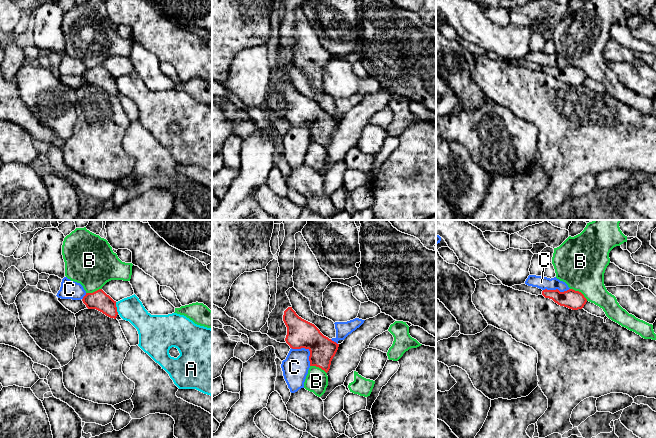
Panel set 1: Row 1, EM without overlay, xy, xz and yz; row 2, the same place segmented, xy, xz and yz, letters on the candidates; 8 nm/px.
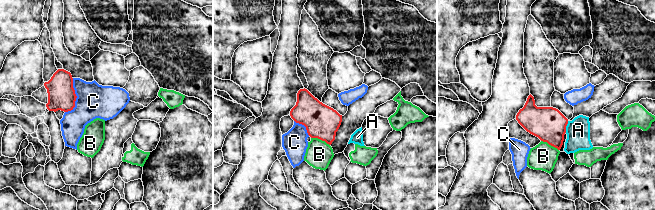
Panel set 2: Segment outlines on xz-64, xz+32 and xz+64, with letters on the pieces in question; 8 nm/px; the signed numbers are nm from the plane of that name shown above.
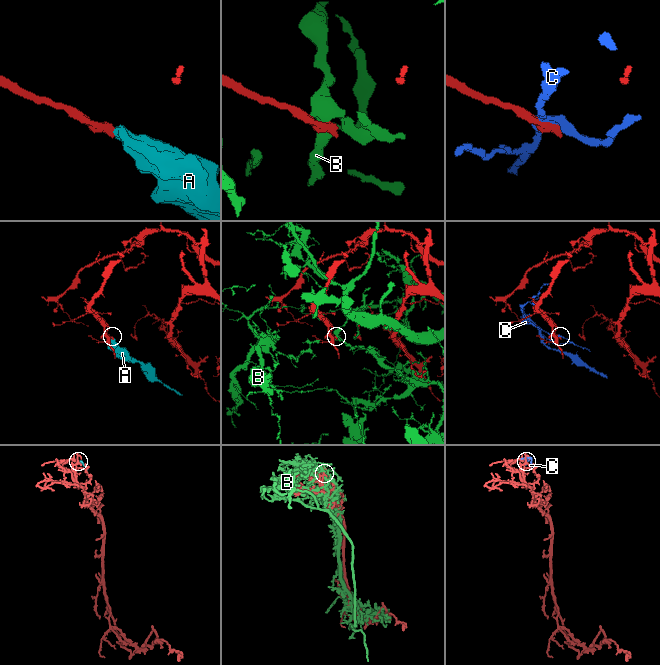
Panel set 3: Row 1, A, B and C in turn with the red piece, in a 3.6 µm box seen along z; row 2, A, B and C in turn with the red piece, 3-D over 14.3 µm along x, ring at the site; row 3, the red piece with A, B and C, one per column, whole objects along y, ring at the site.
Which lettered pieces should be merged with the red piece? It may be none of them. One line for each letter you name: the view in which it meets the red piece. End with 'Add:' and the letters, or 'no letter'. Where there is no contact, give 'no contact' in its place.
Add: no letter

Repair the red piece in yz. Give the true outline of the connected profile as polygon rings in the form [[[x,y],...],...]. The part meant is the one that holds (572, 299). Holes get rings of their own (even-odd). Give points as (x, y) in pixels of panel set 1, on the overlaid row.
[[[545,289],[542,291],[542,295],[545,298],[552,299],[558,305],[567,307],[572,310],[582,309],[587,302],[587,299],[581,292],[575,291],[573,289],[569,289],[564,292],[560,292],[558,289]]]

